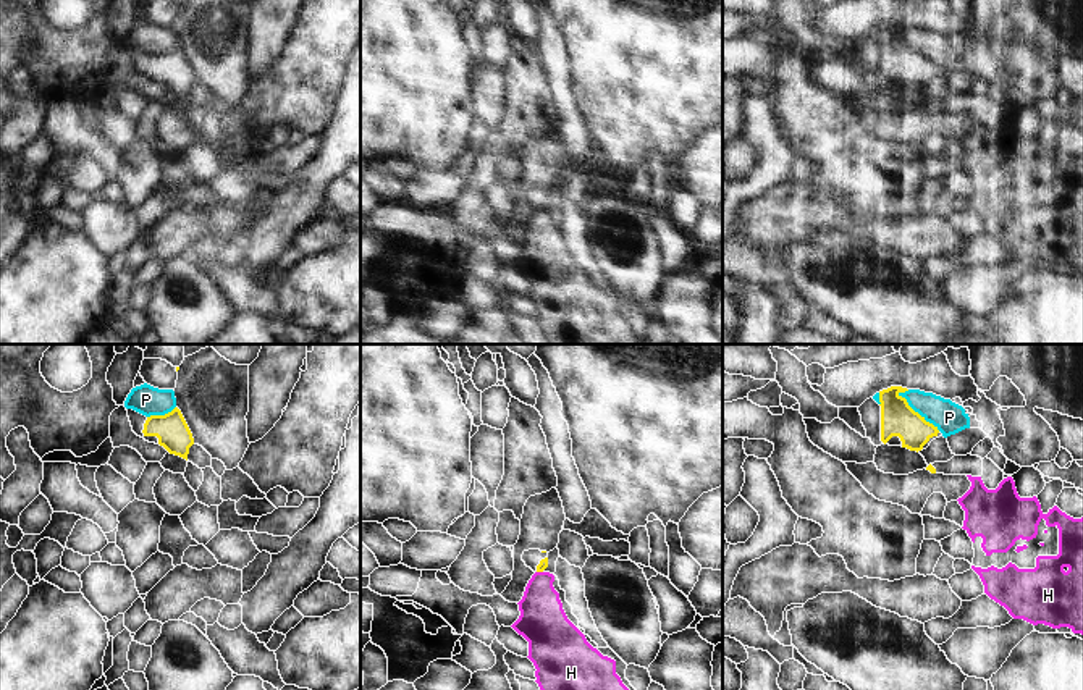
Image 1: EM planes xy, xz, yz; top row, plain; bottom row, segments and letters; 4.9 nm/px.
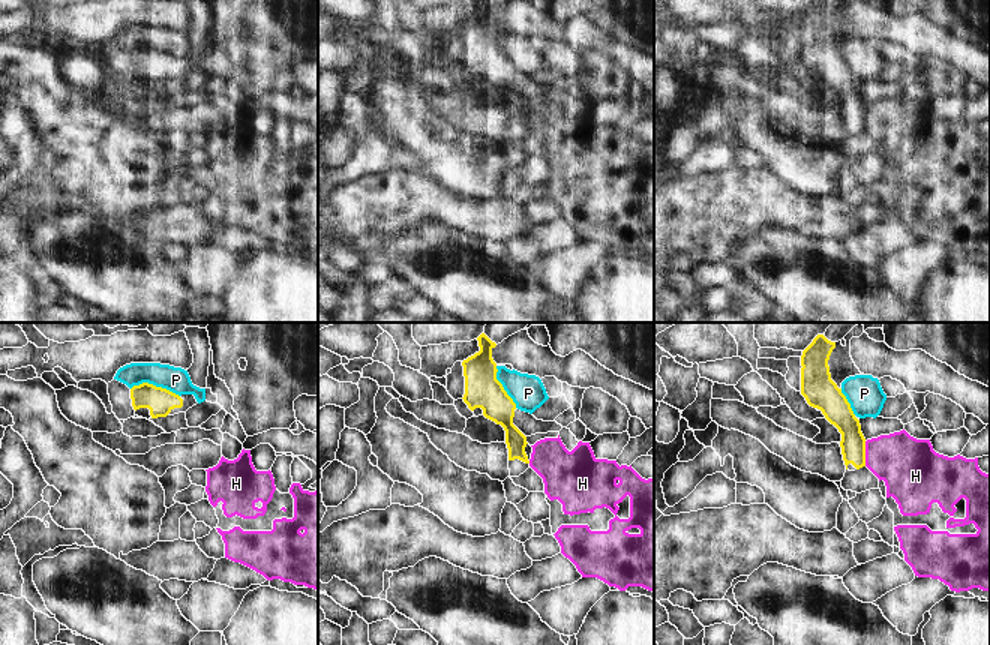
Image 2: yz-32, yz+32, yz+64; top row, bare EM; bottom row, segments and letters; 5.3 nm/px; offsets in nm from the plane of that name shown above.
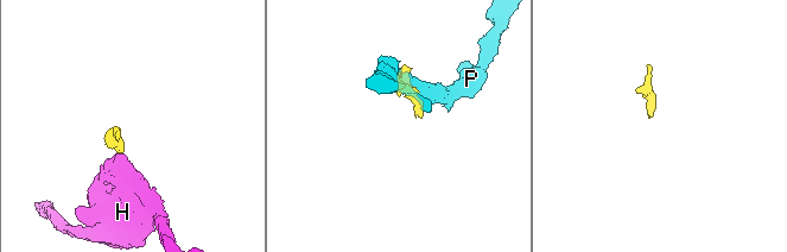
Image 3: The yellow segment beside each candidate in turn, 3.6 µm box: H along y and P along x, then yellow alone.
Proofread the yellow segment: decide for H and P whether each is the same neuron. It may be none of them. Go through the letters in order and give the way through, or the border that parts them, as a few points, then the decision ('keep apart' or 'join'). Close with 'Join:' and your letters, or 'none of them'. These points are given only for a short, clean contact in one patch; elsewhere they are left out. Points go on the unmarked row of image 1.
H: keep apart
P: border yz (897, 31), (939, 68); keep apart
Join: none of them

